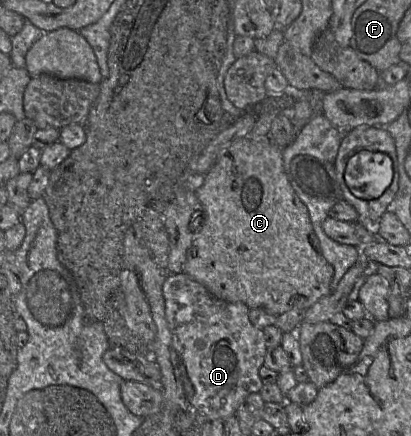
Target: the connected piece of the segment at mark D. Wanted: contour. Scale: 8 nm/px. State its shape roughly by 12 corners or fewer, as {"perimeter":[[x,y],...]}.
{"perimeter":[[184,272],[163,284],[190,406],[235,416],[268,348],[248,306]]}

